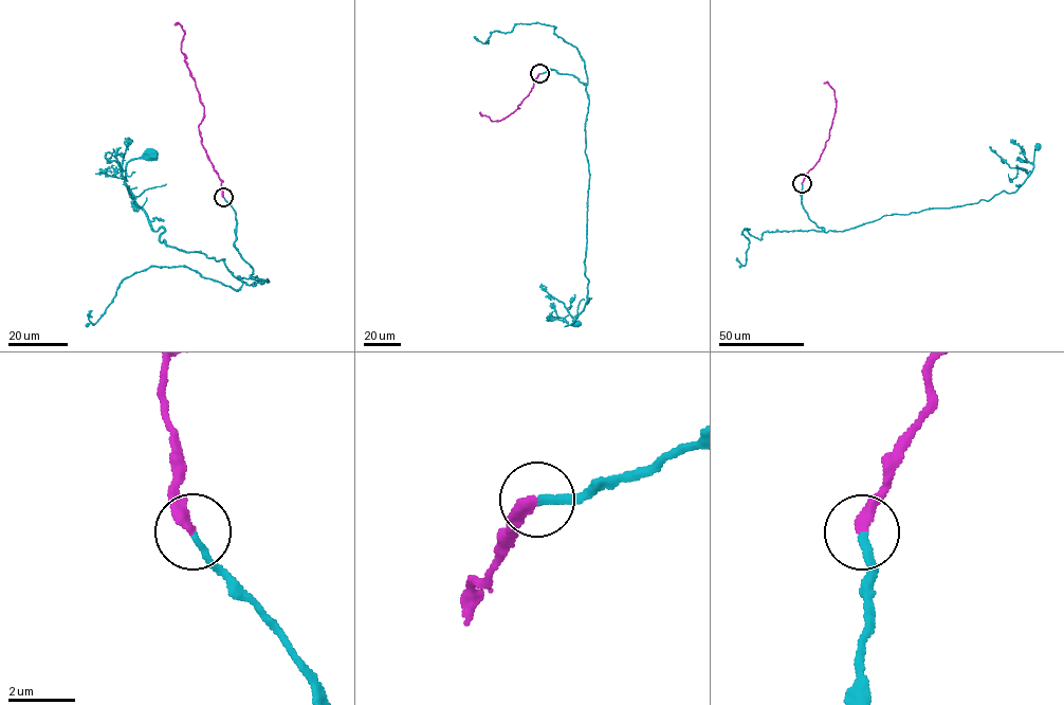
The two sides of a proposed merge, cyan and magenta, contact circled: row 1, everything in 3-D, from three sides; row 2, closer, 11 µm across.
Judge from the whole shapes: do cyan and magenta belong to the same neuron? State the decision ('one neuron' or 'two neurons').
one neuron

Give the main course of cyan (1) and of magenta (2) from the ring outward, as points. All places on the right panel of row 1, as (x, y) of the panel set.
1: (802, 183), (801, 203), (808, 218), (823, 231), (843, 231), (884, 215), (1014, 193), (1032, 169), (1038, 146)
2: (802, 183), (819, 160), (835, 115), (835, 90), (824, 83)

